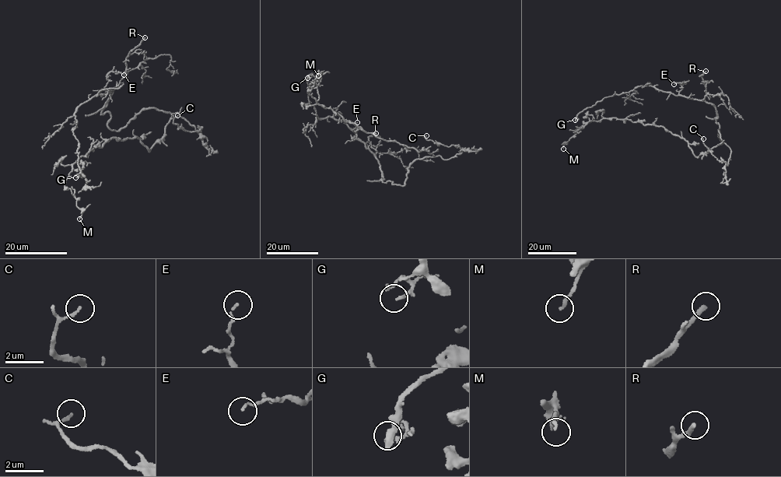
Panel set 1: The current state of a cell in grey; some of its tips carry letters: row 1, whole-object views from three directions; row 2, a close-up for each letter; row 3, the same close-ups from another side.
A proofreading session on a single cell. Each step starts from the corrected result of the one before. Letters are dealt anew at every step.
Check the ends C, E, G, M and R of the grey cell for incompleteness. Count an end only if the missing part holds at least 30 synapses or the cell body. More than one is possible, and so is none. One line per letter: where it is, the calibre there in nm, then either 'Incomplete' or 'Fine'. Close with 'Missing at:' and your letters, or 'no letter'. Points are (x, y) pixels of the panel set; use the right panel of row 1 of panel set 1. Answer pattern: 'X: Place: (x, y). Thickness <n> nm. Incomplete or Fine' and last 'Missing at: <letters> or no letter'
C: Place: (703, 138). Thickness 130 nm. Fine
E: Place: (674, 84). Thickness 80 nm. Fine
G: Place: (575, 120). Thickness 120 nm. Fine
M: Place: (563, 149). Thickness 150 nm. Fine
R: Place: (705, 71). Thickness 200 nm. Fine
Missing at: no letter

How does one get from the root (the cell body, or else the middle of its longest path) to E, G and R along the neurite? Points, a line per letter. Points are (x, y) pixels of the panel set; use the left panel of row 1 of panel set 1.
E: (138, 113), (113, 131), (107, 125), (110, 114), (101, 112), (117, 87), (103, 89), (107, 75), (124, 75)
G: (138, 113), (117, 131), (107, 125), (110, 114), (101, 109), (117, 85), (77, 106), (75, 177)
R: (138, 113), (113, 131), (107, 125), (110, 114), (103, 113), (101, 109), (126, 72), (129, 50), (145, 37)

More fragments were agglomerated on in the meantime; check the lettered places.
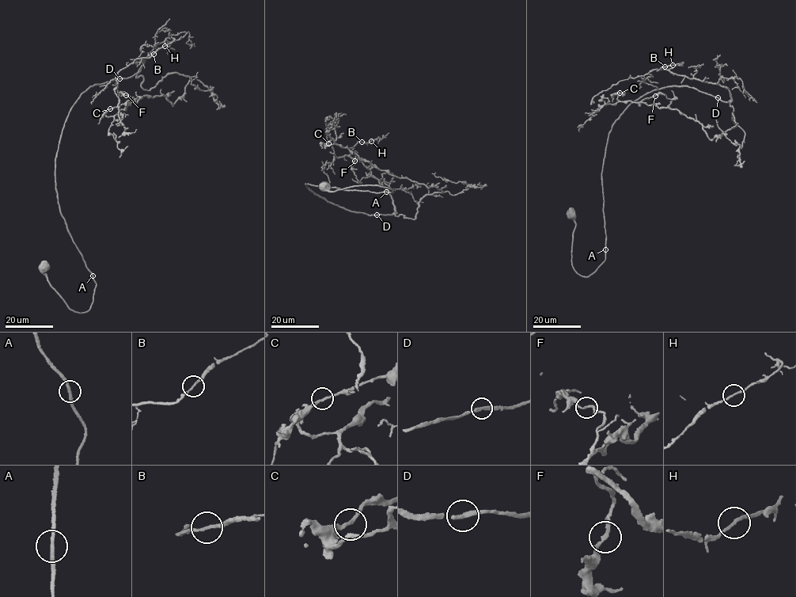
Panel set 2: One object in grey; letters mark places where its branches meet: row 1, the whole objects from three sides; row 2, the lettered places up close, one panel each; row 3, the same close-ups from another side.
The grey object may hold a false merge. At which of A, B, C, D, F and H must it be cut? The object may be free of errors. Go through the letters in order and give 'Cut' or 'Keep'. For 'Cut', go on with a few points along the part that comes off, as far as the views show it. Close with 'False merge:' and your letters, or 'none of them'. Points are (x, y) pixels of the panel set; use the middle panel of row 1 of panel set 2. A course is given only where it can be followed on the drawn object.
A: Keep
B: Keep
C: Keep
D: Keep
F: Keep
H: Keep
False merge: none of them

